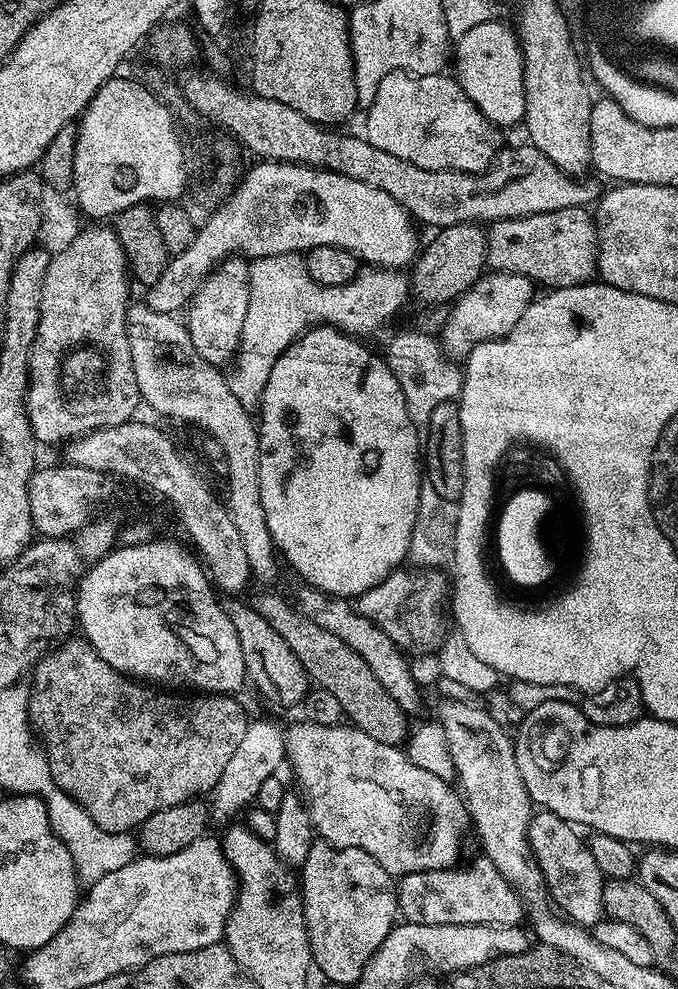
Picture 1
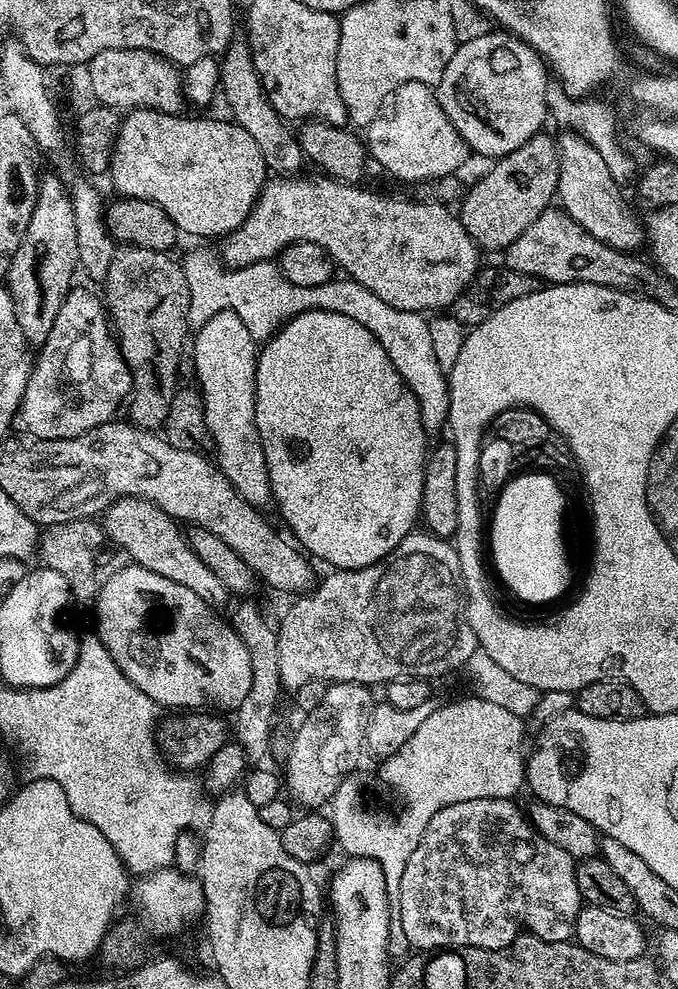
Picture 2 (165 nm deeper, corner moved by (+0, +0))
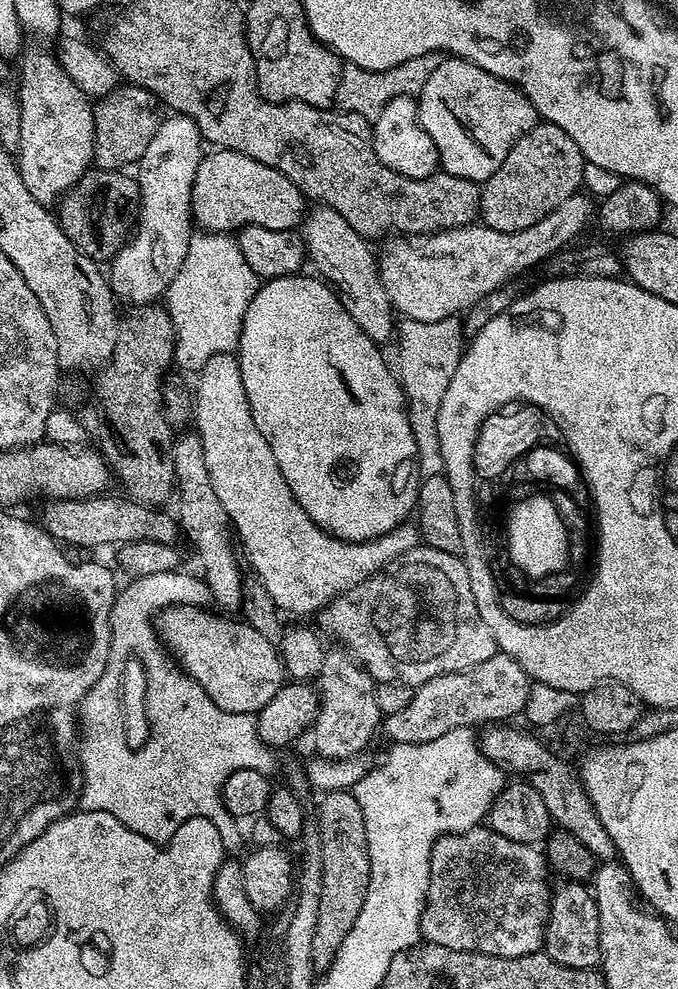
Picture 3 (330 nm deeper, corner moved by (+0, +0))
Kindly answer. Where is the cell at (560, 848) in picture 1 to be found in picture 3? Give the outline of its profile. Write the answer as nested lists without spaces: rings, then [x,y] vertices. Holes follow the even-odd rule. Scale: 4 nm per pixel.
[[[477,826],[437,838],[428,861],[428,894],[420,912],[420,934],[427,943],[459,952],[481,952],[483,956],[506,958],[518,958],[543,949],[554,888],[548,885],[550,869],[539,847],[514,842],[490,826]]]

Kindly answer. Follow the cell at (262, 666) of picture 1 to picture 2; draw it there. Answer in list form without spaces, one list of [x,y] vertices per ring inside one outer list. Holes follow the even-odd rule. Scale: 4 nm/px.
[[[136,496],[116,500],[102,514],[102,527],[105,537],[111,542],[113,540],[128,555],[127,559],[131,563],[140,564],[146,570],[154,570],[154,574],[162,574],[162,578],[170,578],[170,582],[178,582],[186,586],[186,590],[194,590],[194,594],[198,594],[198,598],[210,606],[230,600],[230,593],[221,579],[191,548],[185,529],[158,506]]]

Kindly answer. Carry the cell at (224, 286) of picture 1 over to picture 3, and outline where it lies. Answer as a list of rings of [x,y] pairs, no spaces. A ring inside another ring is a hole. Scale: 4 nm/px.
[[[215,352],[198,369],[196,378],[194,428],[202,442],[202,454],[206,454],[206,470],[214,486],[214,494],[218,494],[218,502],[222,502],[232,522],[235,535],[242,545],[243,555],[246,560],[248,555],[248,560],[256,571],[255,579],[266,586],[270,598],[274,598],[281,613],[293,612],[296,616],[304,616],[307,612],[319,613],[337,594],[358,586],[386,567],[394,558],[398,558],[398,554],[417,547],[417,529],[408,522],[376,540],[364,540],[361,544],[351,544],[348,540],[339,540],[336,536],[323,532],[309,518],[306,510],[298,506],[294,494],[290,494],[290,486],[286,486],[286,478],[282,478],[278,462],[274,462],[274,450],[270,450],[266,438],[262,438],[258,426],[254,426],[254,414],[250,414],[246,386],[242,386],[239,359],[230,352]]]

